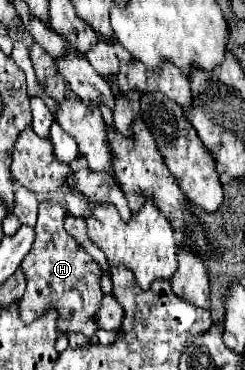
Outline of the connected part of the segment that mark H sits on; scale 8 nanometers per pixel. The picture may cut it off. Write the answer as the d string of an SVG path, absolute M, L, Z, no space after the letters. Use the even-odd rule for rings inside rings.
M41 202L35 224L35 242L21 262L21 270L27 278L27 290L19 300L19 316L25 324L31 324L35 318L43 316L45 310L55 308L59 312L59 332L73 334L79 332L91 338L99 326L95 314L101 306L101 268L99 264L79 248L79 244L65 232L63 220L67 212L61 204Z

